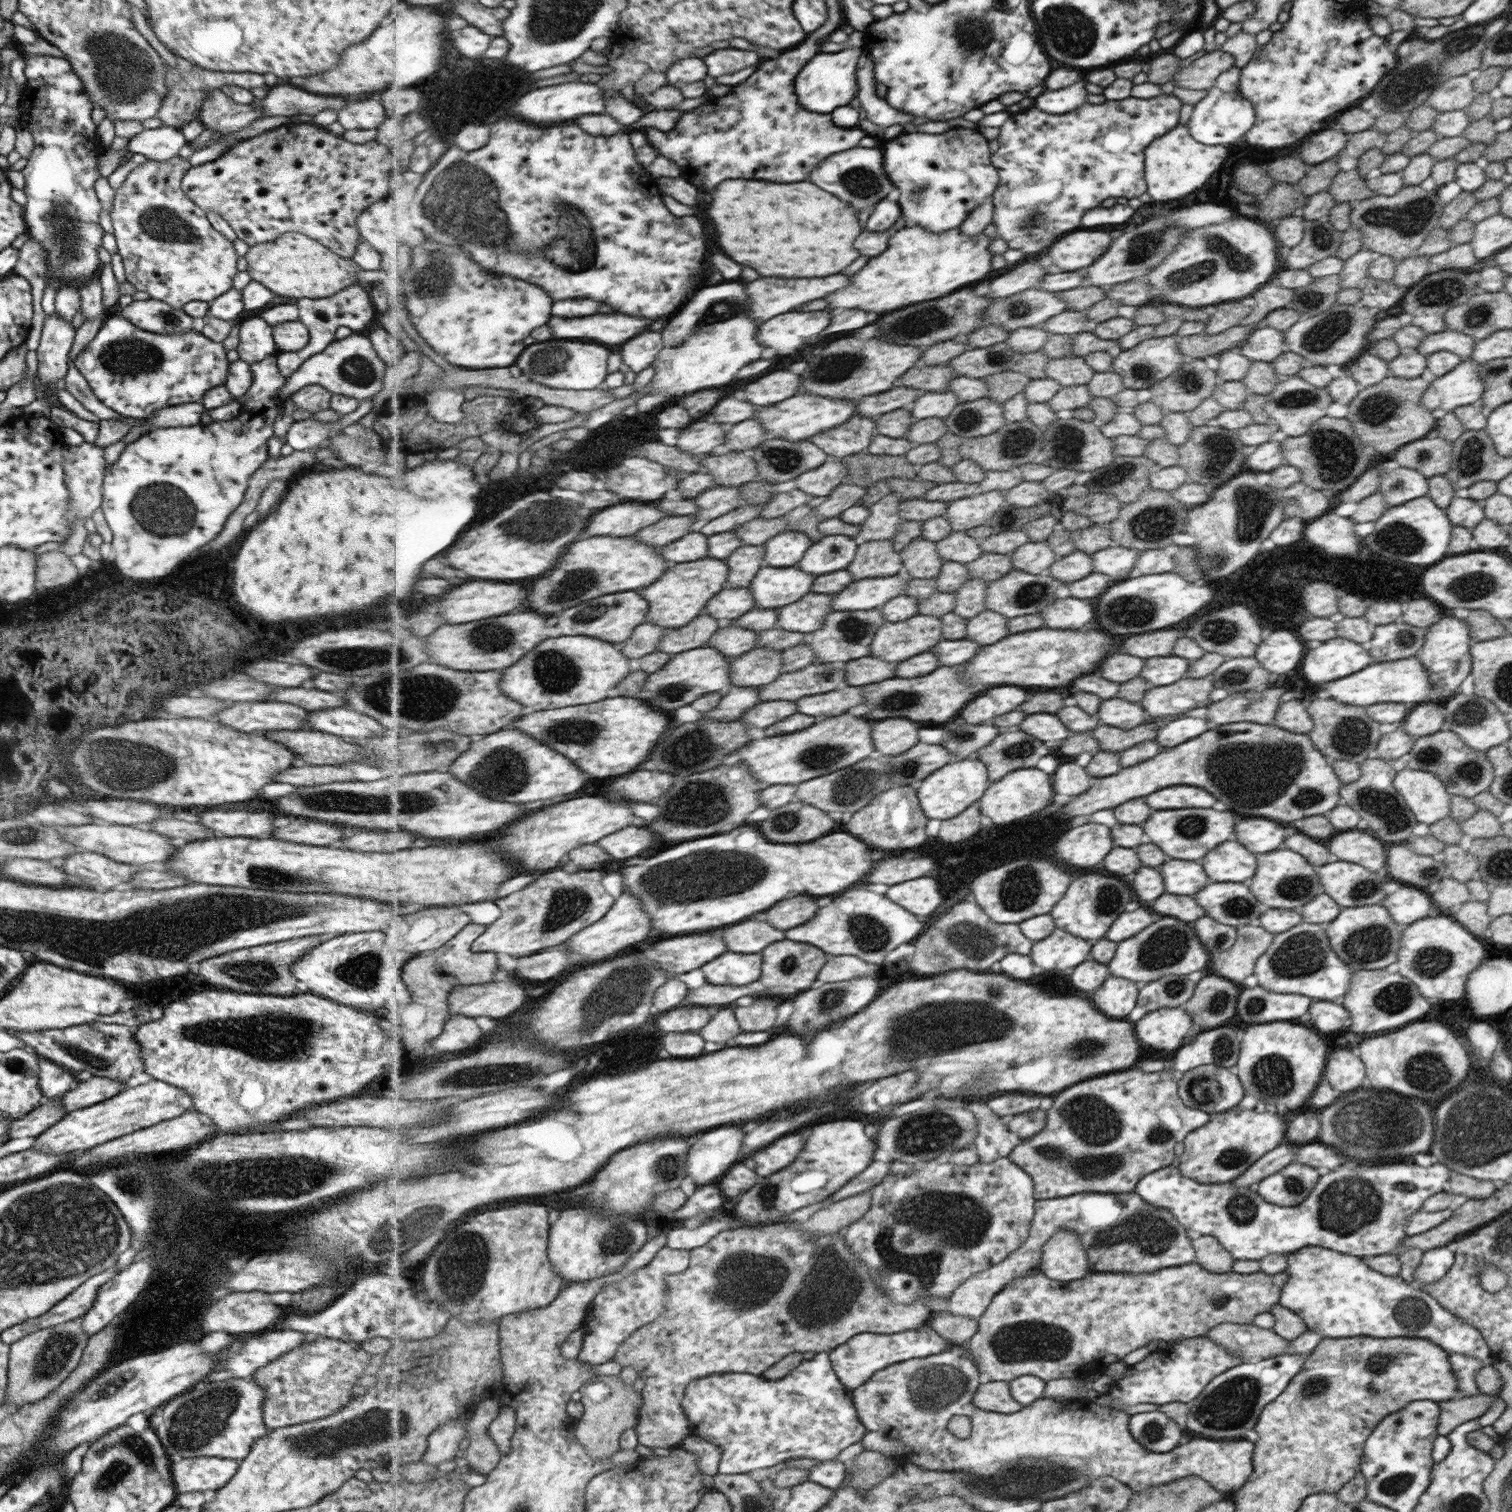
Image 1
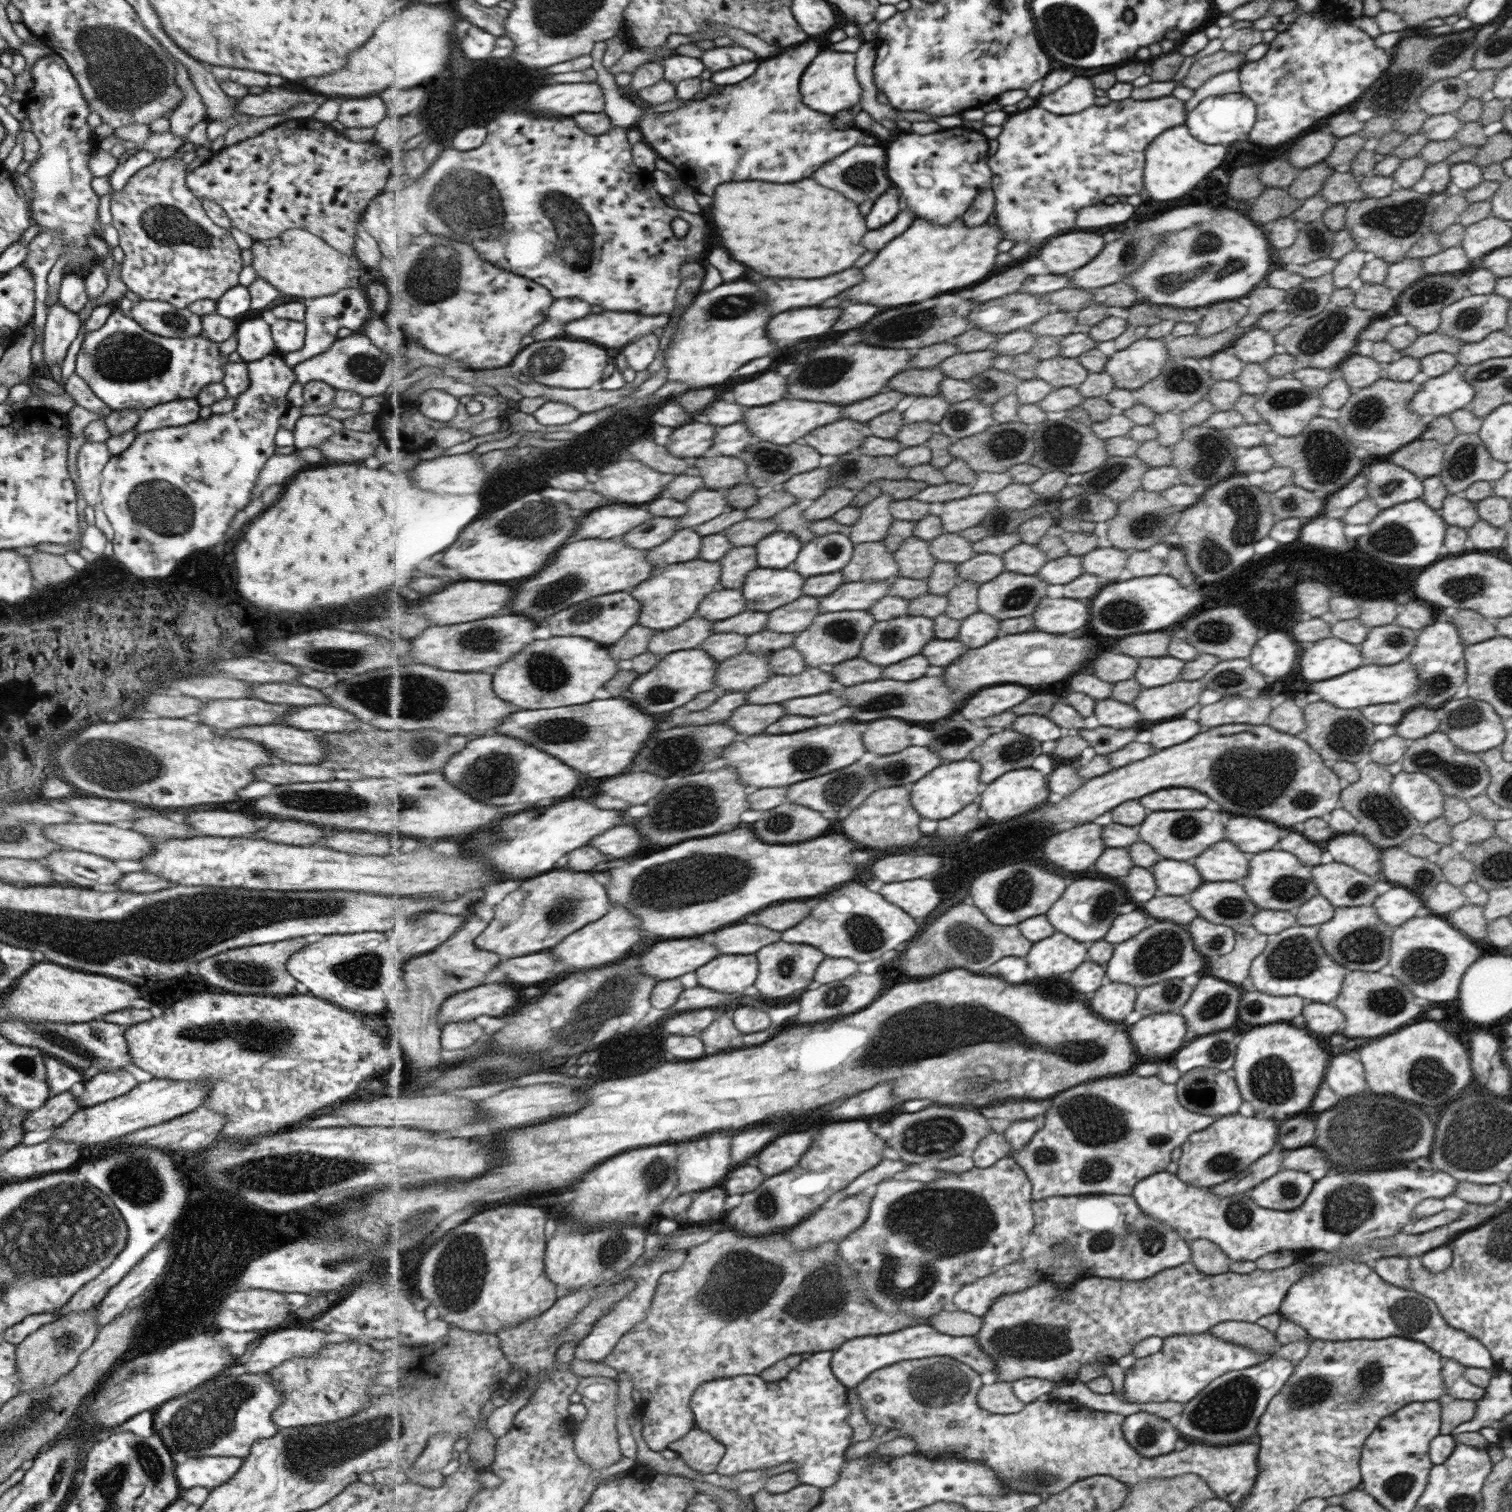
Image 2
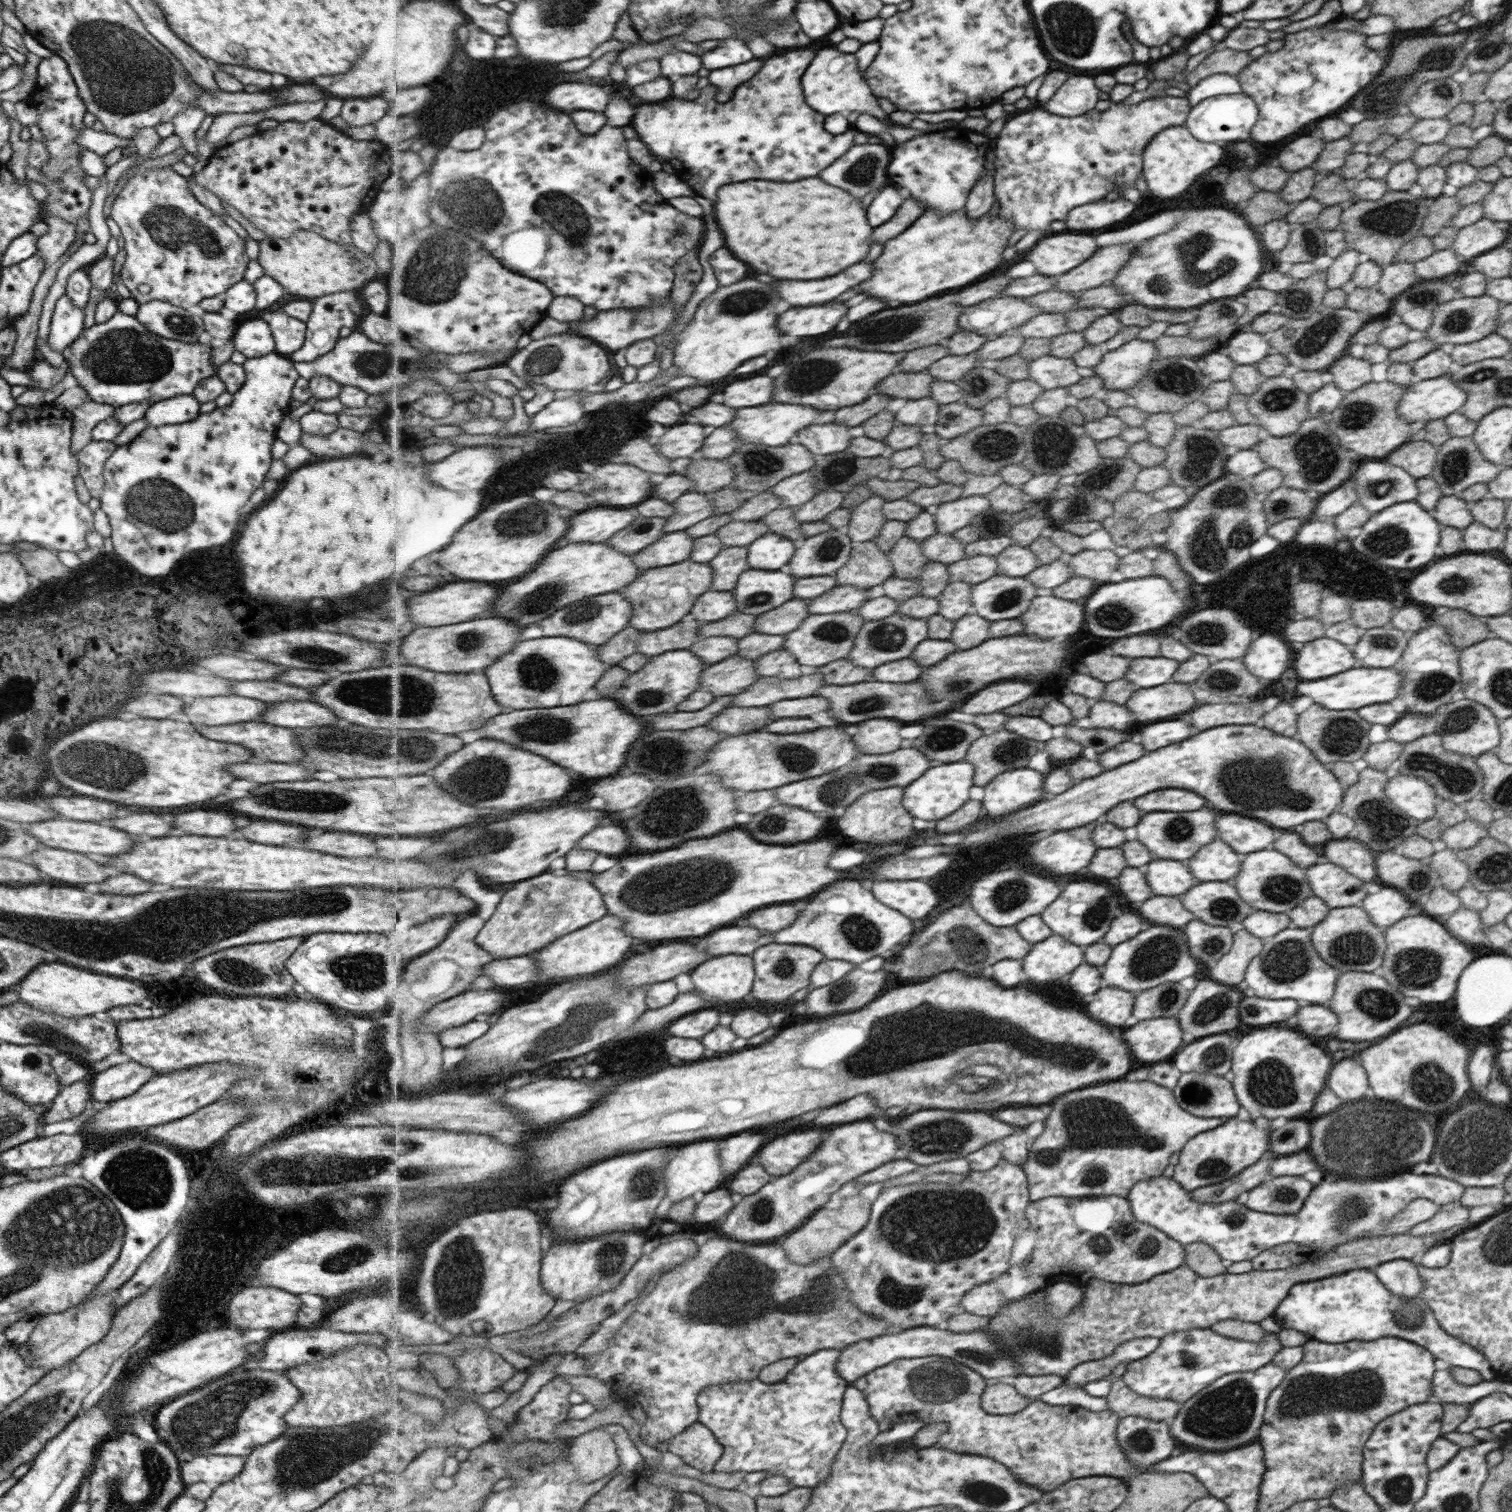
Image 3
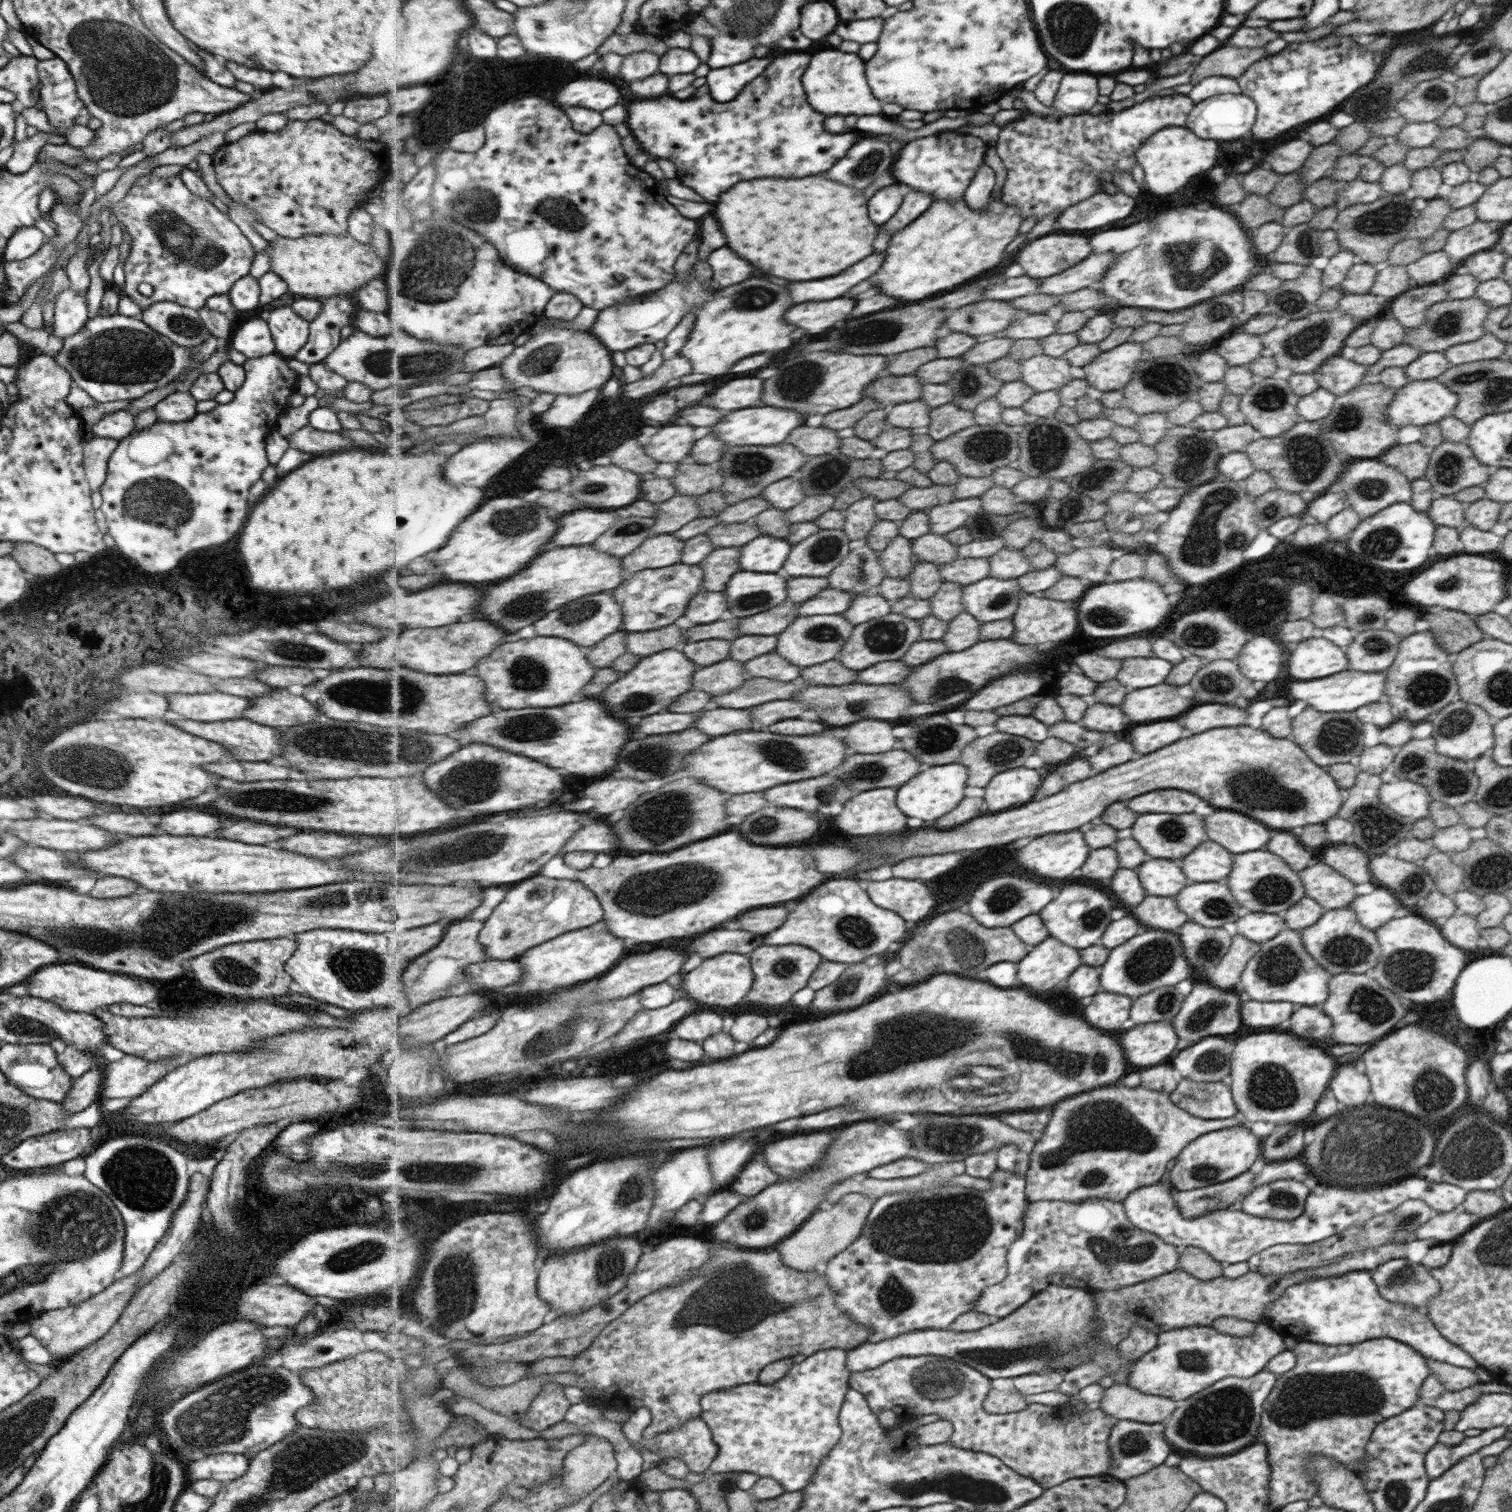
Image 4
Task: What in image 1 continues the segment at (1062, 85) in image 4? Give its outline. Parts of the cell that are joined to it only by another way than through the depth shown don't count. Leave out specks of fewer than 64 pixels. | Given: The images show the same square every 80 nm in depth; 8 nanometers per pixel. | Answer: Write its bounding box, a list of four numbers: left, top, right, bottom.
[1037,80,1085,114]

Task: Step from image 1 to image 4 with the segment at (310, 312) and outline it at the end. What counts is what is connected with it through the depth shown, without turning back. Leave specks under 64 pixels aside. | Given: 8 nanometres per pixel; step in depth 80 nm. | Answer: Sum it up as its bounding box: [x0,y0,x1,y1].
[291,294,359,365]

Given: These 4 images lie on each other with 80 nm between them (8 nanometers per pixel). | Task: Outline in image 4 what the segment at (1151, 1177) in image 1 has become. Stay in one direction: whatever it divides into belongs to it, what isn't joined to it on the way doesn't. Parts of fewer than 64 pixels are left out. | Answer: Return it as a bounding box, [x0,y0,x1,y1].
[1123,1178,1465,1265]

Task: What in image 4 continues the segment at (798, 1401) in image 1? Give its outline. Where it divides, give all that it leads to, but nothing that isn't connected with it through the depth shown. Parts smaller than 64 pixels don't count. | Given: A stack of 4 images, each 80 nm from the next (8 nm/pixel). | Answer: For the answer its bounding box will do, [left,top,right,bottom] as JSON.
[702,1347,852,1492]

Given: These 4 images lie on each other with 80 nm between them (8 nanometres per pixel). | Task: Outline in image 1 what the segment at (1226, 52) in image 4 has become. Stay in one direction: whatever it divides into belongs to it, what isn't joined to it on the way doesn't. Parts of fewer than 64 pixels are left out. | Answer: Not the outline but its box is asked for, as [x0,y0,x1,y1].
[1174,50,1234,91]

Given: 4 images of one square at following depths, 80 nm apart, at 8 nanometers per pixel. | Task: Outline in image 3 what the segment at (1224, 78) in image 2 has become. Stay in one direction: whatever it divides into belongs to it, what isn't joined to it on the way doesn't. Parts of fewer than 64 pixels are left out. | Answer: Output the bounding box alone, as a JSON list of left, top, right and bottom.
[1185,74,1240,108]

